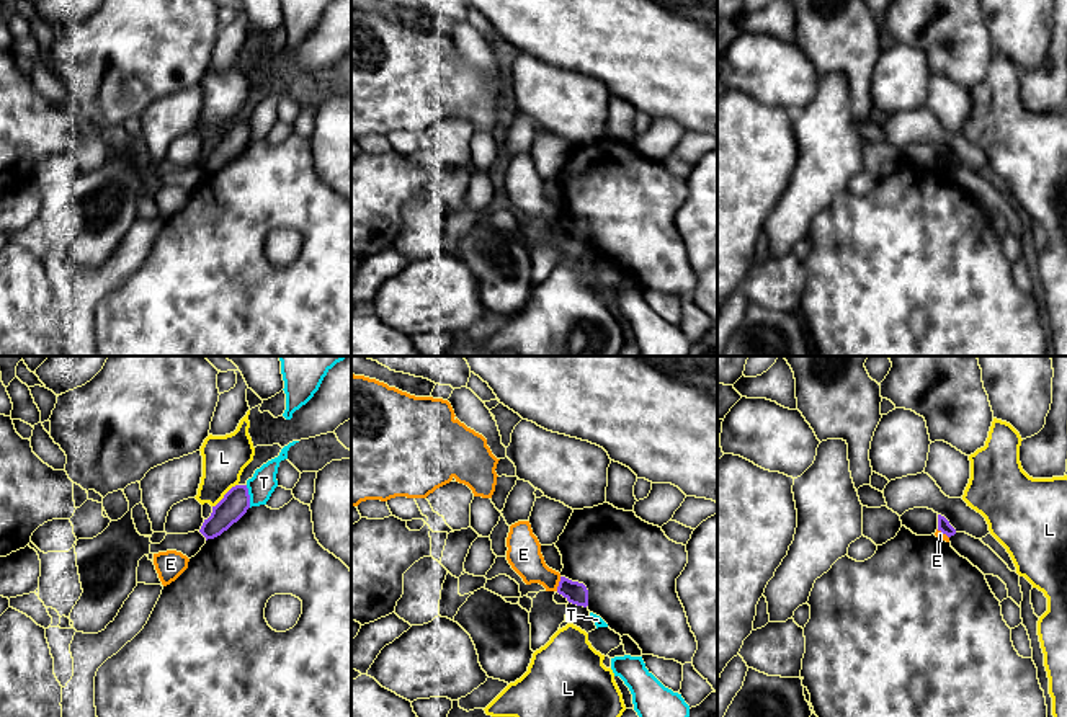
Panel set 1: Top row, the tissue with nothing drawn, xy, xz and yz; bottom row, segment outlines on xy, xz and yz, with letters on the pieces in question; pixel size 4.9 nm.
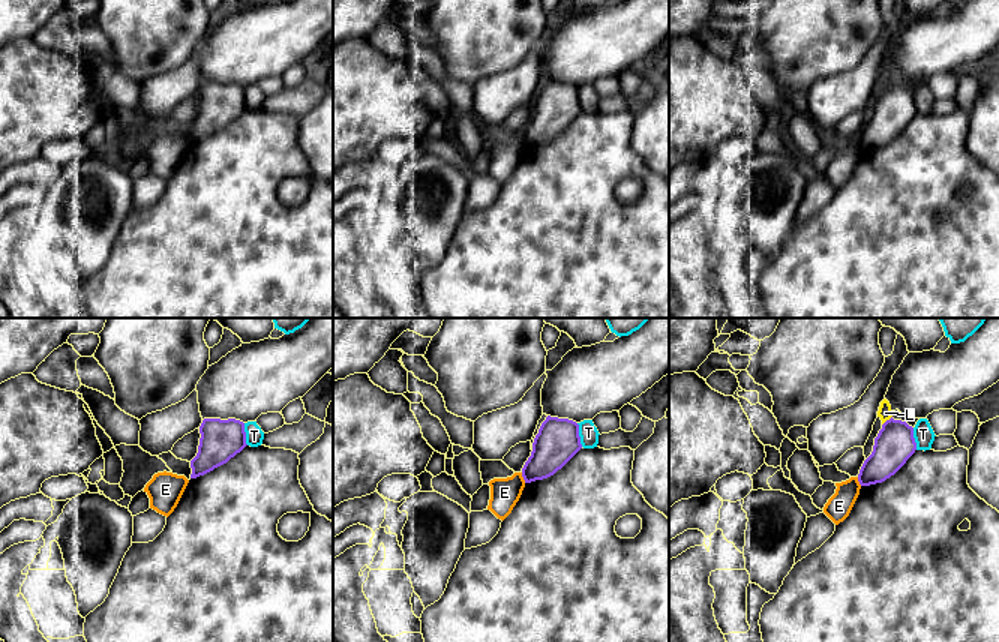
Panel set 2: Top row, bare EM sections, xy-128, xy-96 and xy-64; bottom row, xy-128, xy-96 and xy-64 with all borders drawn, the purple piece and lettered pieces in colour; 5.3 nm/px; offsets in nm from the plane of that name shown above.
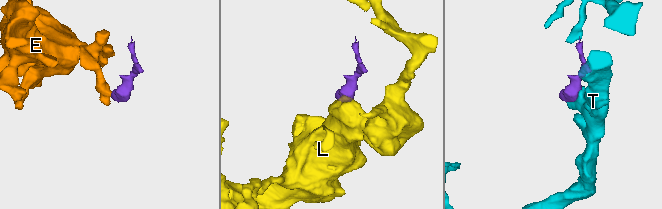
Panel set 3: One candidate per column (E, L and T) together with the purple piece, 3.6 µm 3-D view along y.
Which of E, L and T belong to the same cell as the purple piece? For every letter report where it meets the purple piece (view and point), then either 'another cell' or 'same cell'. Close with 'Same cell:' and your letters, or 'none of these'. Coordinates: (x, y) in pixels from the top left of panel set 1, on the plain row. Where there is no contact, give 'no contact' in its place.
E: xz (559, 218) | another cell
L: xy (224, 129) | another cell
T: xy (249, 131) | another cell
Same cell: none of these

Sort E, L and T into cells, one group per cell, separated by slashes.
E / L / T

